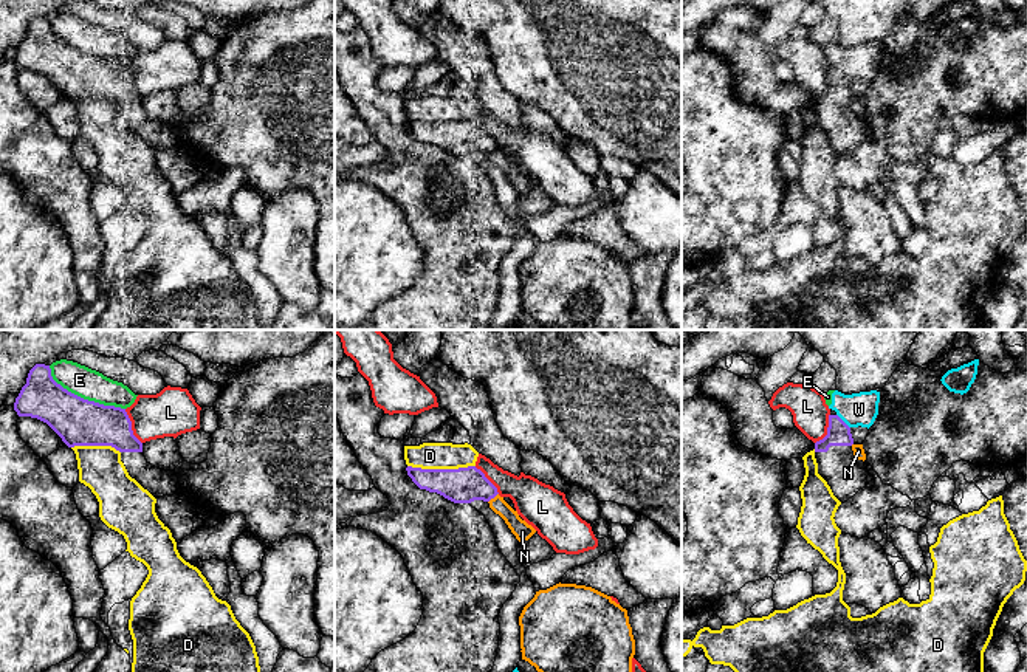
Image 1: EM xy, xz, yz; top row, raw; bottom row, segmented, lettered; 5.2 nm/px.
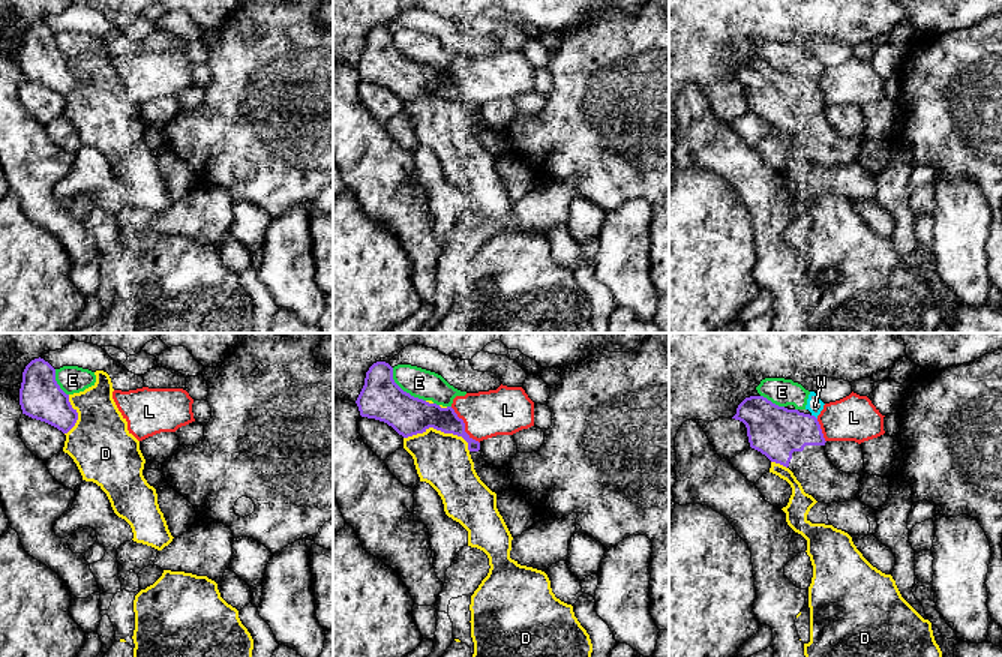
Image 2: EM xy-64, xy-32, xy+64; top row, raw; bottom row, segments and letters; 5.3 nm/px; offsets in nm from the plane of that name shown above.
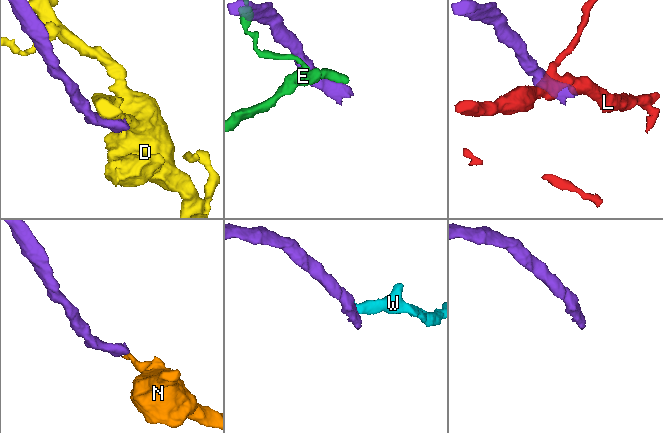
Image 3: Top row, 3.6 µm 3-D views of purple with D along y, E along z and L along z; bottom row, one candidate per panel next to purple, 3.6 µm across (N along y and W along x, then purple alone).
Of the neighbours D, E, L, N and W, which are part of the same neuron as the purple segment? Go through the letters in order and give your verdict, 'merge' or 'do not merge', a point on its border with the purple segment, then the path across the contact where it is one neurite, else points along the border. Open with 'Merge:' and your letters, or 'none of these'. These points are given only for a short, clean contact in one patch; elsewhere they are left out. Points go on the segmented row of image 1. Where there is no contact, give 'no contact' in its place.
Merge: none of these
D: do not merge | xz (442, 469)
E: do not merge | xy (82, 398)
L: do not merge | xy (130, 426)
N: do not merge | xz (493, 497)
W: do not merge | yz (843, 421)

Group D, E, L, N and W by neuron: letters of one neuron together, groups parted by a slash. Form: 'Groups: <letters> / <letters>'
Groups: D / E W / L / N

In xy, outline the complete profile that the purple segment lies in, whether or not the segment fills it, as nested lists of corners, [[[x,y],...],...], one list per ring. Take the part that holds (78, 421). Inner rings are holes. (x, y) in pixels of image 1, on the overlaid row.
[[[36,364],[14,403],[19,417],[46,423],[68,447],[112,446],[121,452],[129,475],[155,499],[181,494],[175,471],[152,466],[133,435],[125,409],[84,399],[51,376],[50,365]]]

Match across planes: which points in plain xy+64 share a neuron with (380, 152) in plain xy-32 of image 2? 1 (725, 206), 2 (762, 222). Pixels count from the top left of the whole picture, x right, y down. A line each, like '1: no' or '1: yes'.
1: no
2: yes

